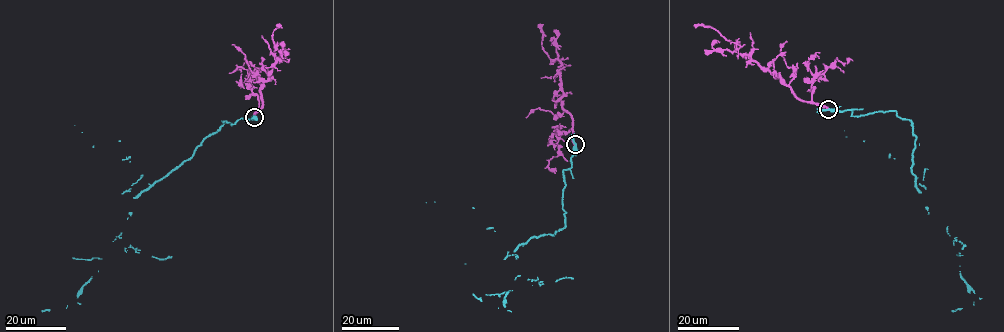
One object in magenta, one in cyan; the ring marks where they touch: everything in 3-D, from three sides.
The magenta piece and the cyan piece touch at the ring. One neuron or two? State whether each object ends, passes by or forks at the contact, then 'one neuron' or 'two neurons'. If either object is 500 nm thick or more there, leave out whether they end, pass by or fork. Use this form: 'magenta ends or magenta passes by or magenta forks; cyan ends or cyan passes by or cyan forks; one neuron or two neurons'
two neurons

